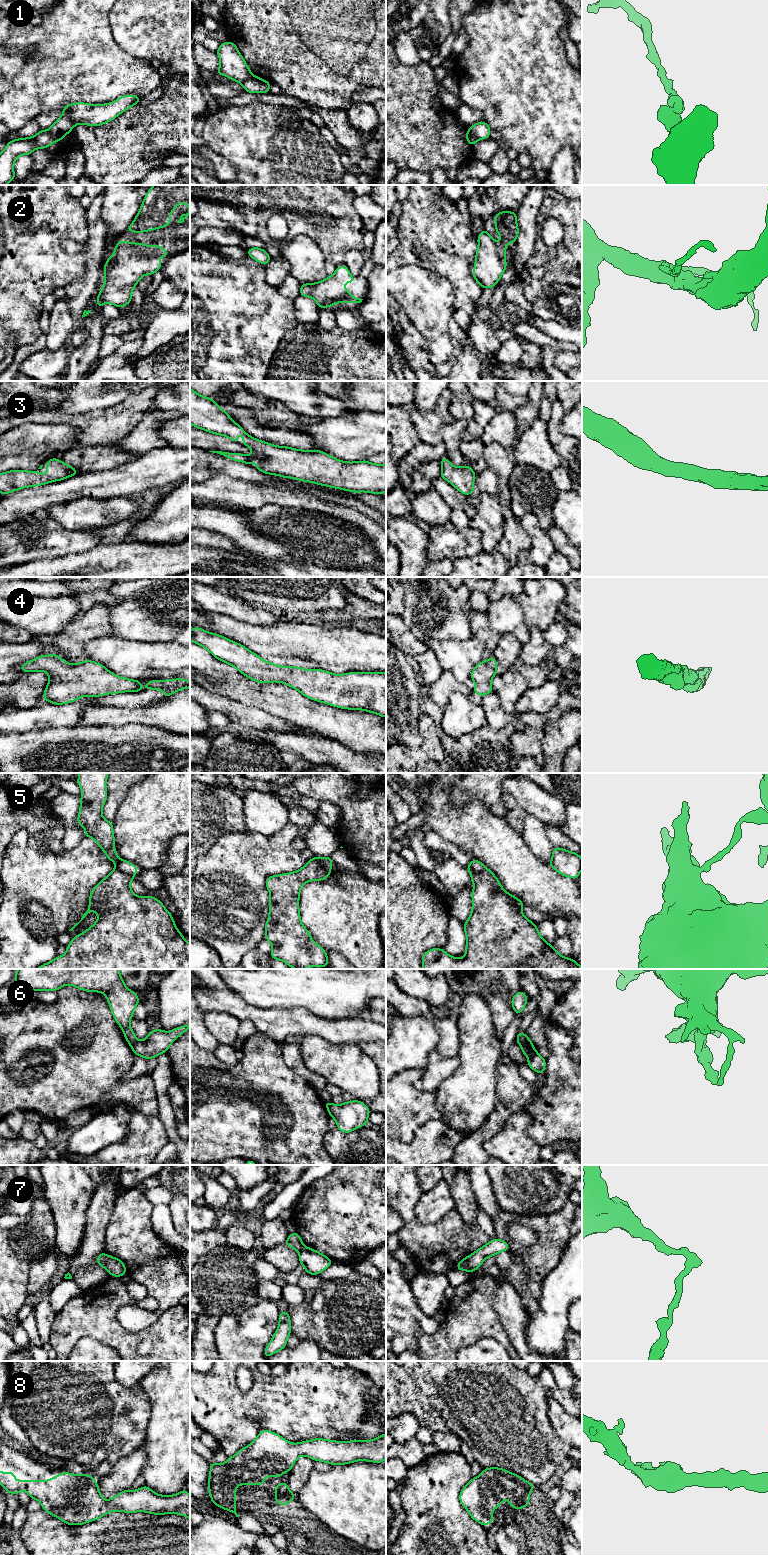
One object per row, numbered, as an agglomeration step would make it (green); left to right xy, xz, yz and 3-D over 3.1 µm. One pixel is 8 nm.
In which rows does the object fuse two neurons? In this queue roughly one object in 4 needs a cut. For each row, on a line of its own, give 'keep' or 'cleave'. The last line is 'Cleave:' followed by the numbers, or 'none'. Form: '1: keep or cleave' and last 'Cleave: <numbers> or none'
1: cleave
2: keep
3: keep
4: keep
5: cleave
6: cleave
7: cleave
8: keep
Cleave: 1, 5, 6, 7

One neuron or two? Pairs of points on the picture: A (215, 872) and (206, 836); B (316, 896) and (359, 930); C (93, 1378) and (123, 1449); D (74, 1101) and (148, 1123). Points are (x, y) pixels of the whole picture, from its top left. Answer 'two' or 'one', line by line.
A: two
B: one
C: one
D: two

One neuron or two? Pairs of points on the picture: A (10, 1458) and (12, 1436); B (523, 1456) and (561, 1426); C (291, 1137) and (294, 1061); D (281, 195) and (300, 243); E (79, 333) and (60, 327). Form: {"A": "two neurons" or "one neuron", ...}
{"A": "two neurons", "B": "two neurons", "C": "two neurons", "D": "two neurons", "E": "two neurons"}

